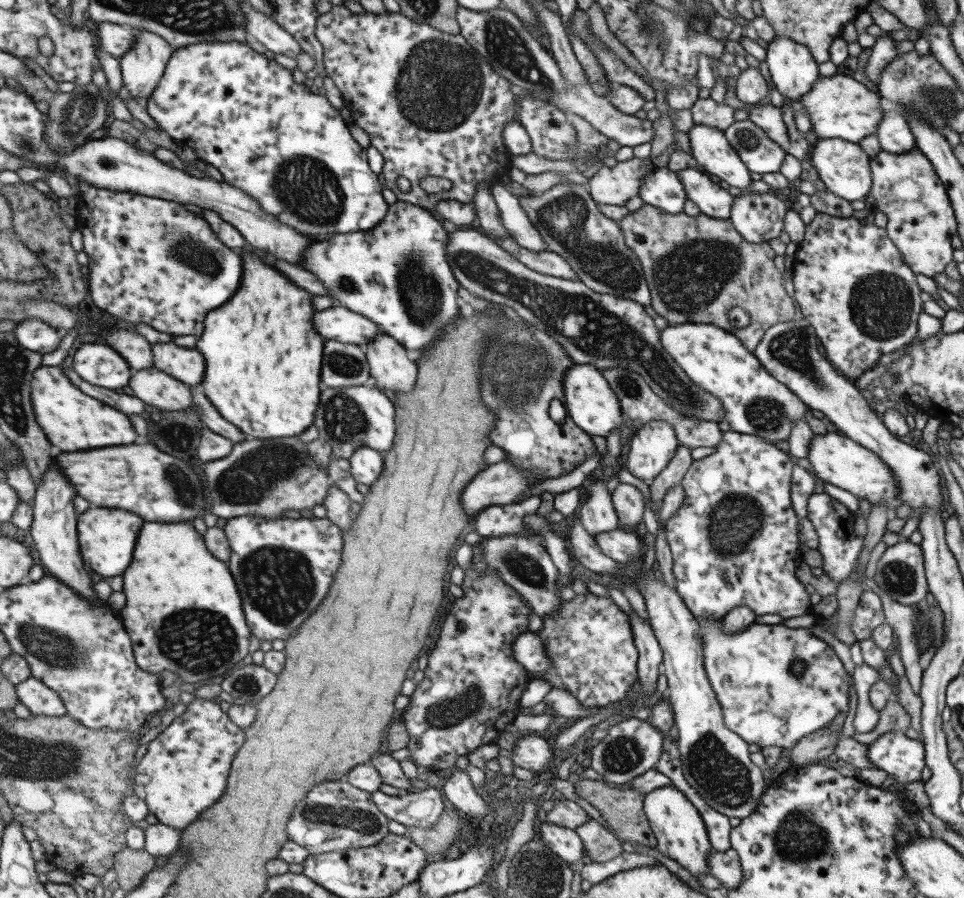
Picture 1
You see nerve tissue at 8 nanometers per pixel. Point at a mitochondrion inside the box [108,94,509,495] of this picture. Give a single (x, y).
(301, 182)

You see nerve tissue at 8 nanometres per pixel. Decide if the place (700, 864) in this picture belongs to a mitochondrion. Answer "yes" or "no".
no

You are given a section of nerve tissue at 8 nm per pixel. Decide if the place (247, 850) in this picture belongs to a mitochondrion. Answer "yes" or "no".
no

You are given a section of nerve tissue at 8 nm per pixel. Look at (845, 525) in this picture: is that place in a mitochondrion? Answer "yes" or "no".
no

